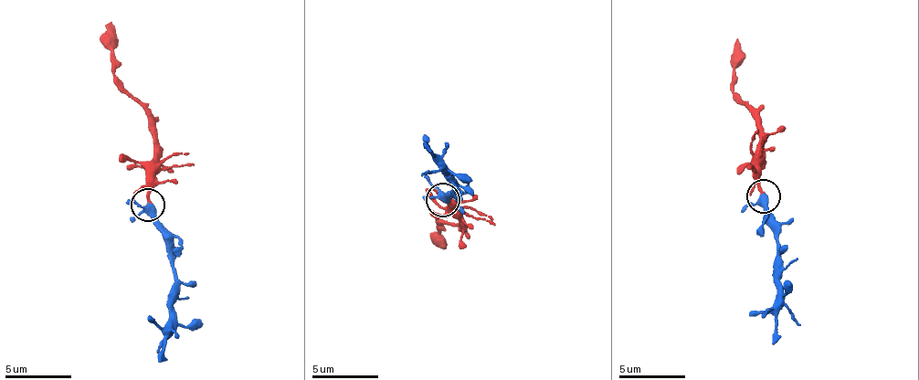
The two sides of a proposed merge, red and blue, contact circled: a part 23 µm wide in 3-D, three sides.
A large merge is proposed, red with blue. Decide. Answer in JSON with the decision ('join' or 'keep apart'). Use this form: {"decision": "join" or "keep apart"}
{"decision": "join"}

